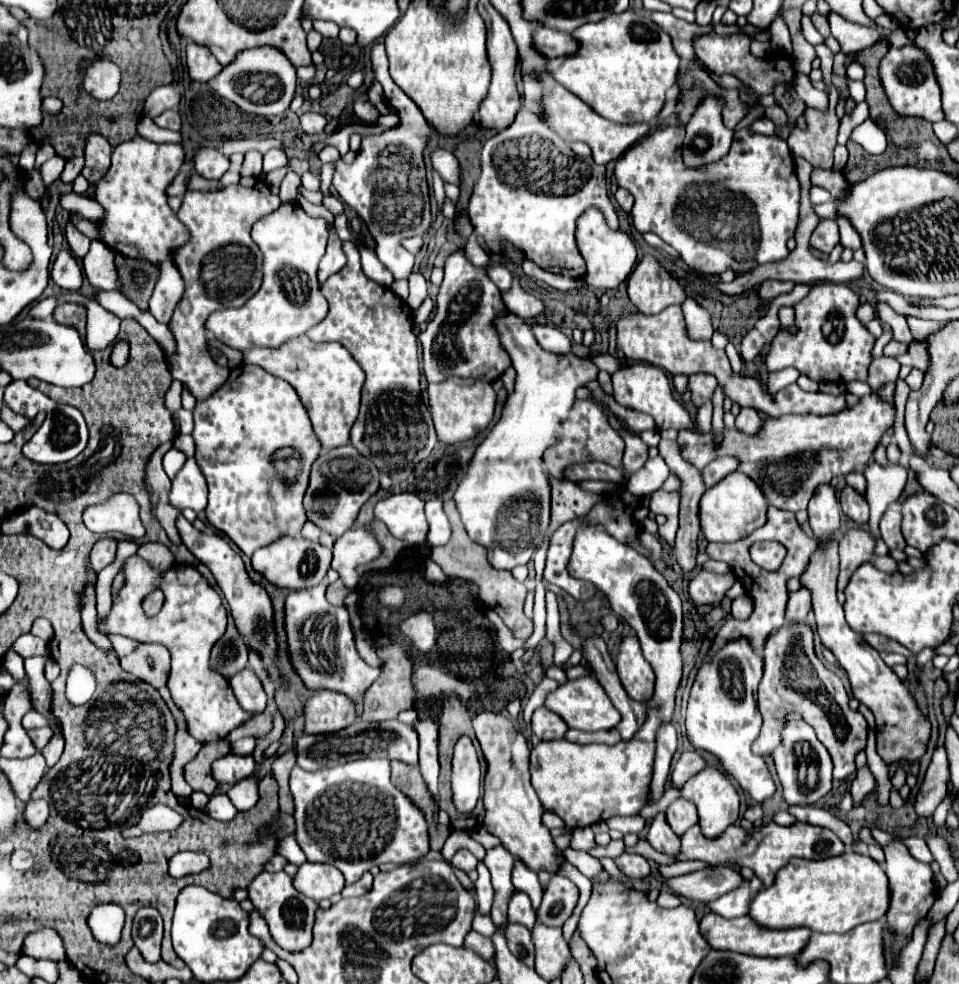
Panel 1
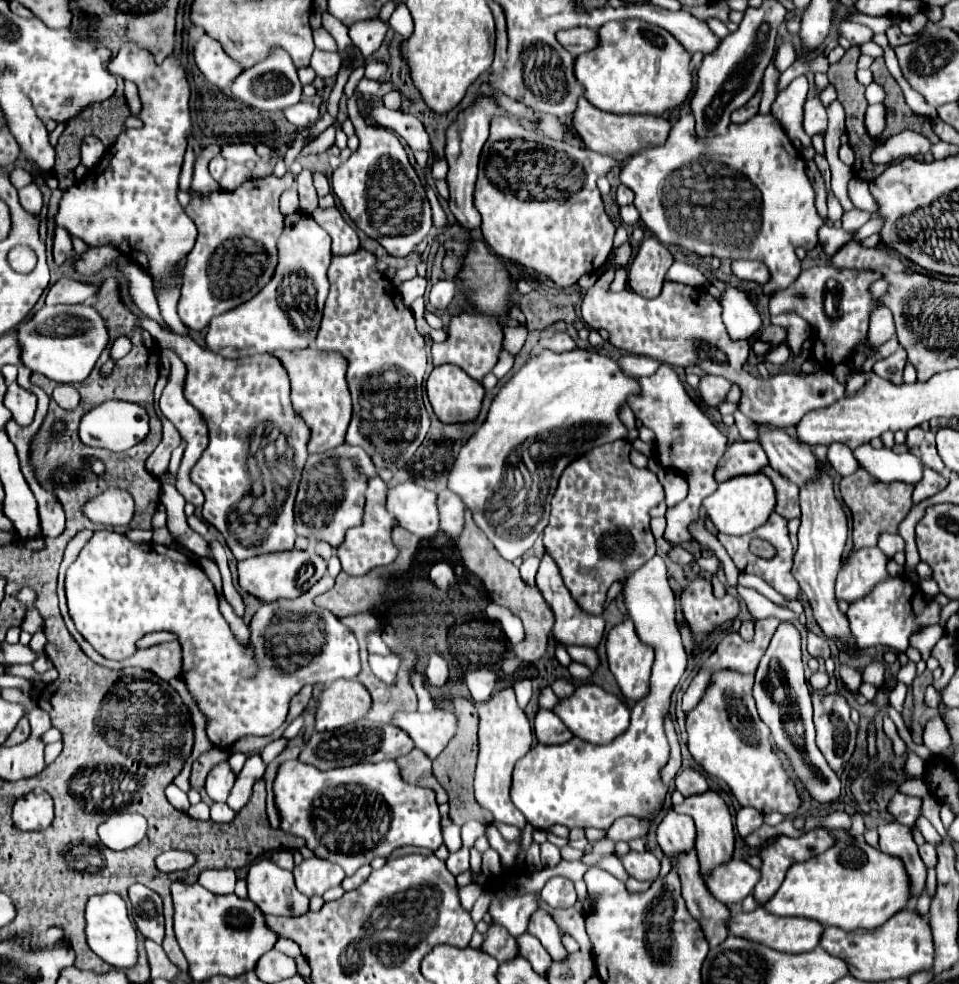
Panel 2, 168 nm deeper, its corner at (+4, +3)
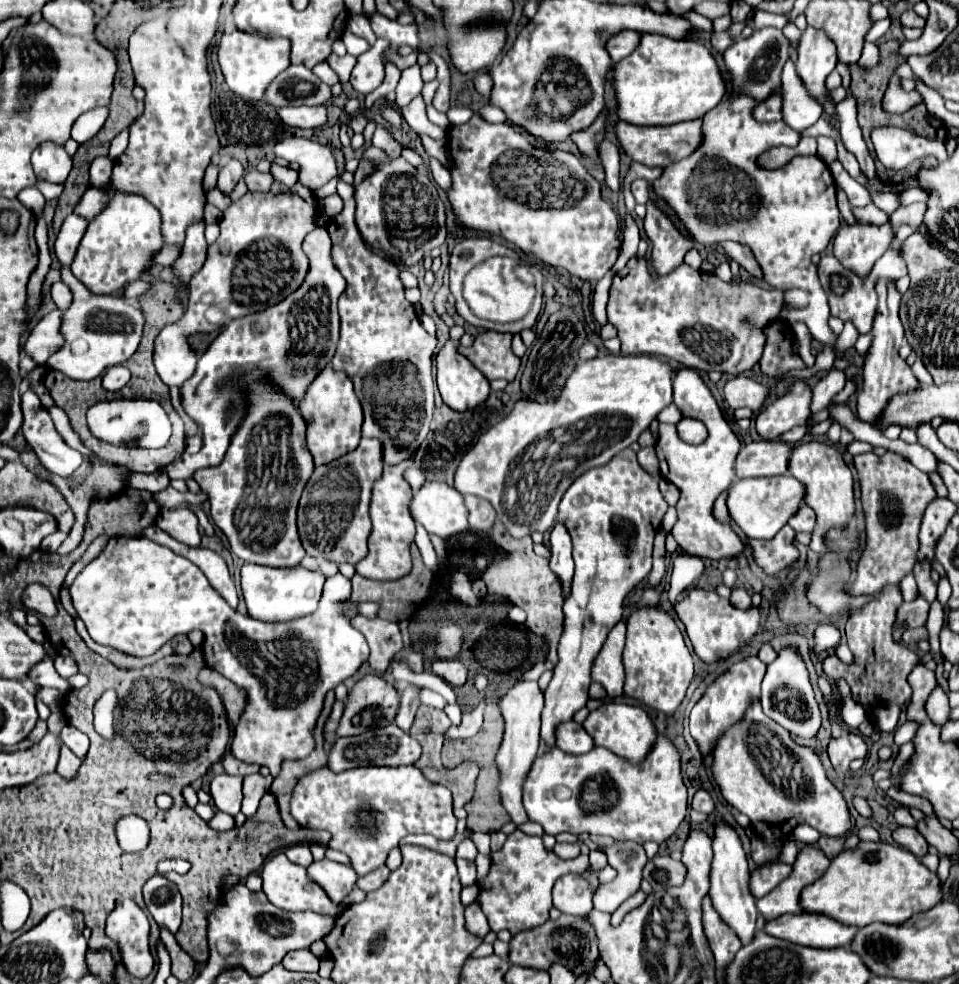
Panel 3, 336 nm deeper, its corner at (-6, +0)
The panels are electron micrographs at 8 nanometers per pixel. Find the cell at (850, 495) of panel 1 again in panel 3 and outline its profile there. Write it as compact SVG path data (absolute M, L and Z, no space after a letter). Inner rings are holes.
M873 452L869 454L859 454L855 456L855 468L859 474L859 484L861 484L861 504L863 504L863 514L865 514L865 532L867 532L867 544L859 556L857 562L857 578L849 588L851 596L869 596L877 594L885 584L899 584L905 574L911 572L915 564L915 552L919 550L919 524L925 506L937 496L935 490L931 488L931 482L925 472L917 470L913 464L909 464L905 458L887 452L885 456L877 456Z

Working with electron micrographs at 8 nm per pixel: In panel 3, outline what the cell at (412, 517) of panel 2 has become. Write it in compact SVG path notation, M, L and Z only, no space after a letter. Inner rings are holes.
M425 482L419 492L413 494L413 500L409 504L409 512L415 522L419 522L429 534L435 534L439 538L447 538L459 532L467 530L467 508L463 504L463 496L447 486L445 482Z

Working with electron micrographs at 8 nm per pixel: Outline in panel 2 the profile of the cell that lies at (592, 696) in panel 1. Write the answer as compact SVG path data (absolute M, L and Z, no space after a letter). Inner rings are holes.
M581 683L575 689L573 697L561 699L561 703L553 711L573 731L575 737L589 741L589 743L597 743L597 745L611 743L615 737L625 733L625 729L629 727L629 707L613 693L607 693L605 689L591 685L591 683Z

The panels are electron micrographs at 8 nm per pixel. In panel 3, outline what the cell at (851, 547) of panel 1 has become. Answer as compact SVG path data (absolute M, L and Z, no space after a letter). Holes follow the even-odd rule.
M887 586L883 592L875 596L875 600L867 602L863 608L851 608L845 634L849 648L855 656L855 664L843 664L835 654L823 660L823 670L827 678L845 678L851 686L853 696L863 704L869 714L869 720L877 722L883 732L893 732L899 720L901 706L911 698L911 686L907 684L907 674L917 666L915 652L895 644L891 638L893 622L897 616L897 608L903 602L899 586Z

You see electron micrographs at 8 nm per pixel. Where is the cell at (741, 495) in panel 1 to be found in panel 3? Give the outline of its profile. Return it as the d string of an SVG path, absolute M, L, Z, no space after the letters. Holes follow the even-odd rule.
M773 476L773 478L745 478L737 480L727 494L727 508L731 520L747 538L773 538L787 520L797 512L803 500L803 484L793 476Z

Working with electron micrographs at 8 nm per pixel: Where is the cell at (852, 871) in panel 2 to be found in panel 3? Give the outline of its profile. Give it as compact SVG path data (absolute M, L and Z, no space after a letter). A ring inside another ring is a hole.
M861 842L857 848L839 852L827 872L801 892L803 912L825 914L857 928L871 922L903 924L913 914L933 908L939 900L937 874L931 874L911 852L885 842Z

